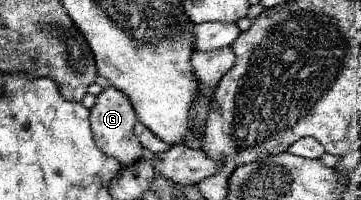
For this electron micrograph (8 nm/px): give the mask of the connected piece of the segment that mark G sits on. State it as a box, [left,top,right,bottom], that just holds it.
[91,88,143,164]

